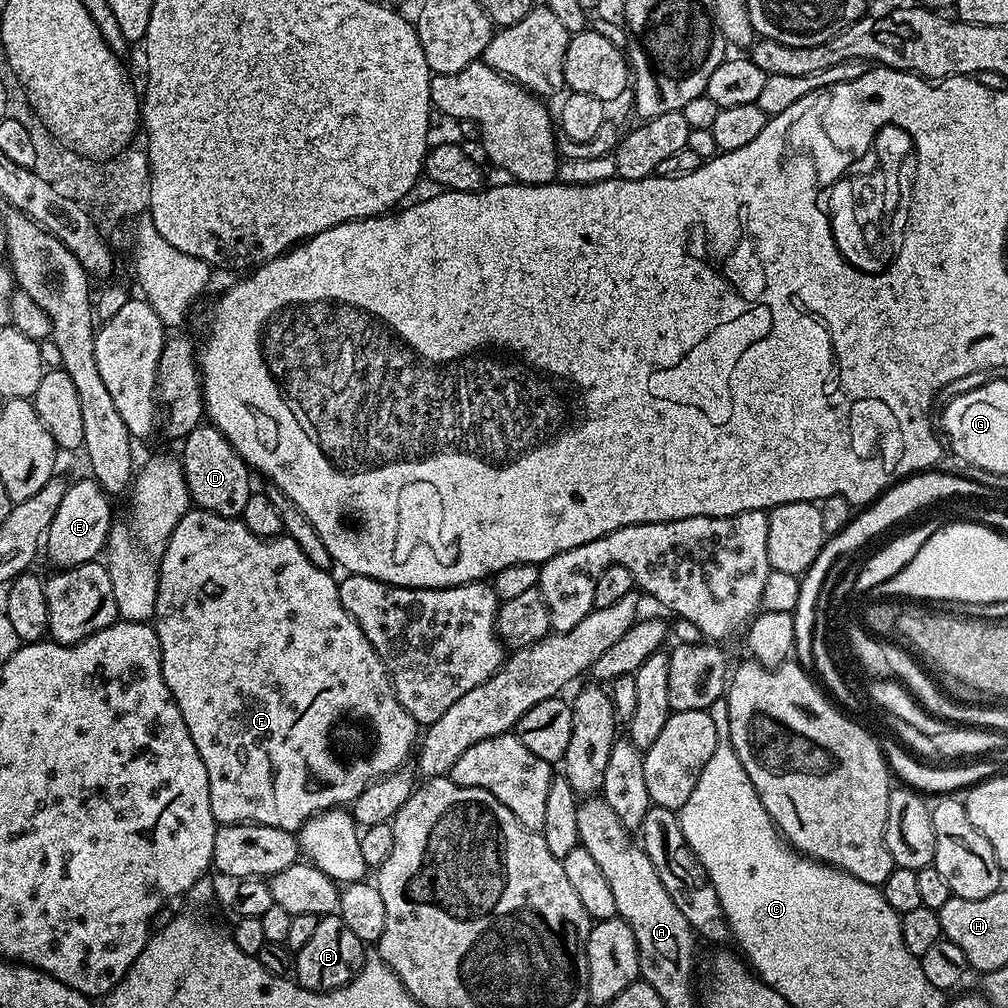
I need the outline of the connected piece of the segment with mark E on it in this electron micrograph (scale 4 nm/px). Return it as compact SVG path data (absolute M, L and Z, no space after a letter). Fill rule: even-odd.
M95 478L78 480L65 487L62 502L48 527L46 552L48 560L57 569L73 568L79 564L91 564L105 551L108 535L114 523L112 504L107 492Z

